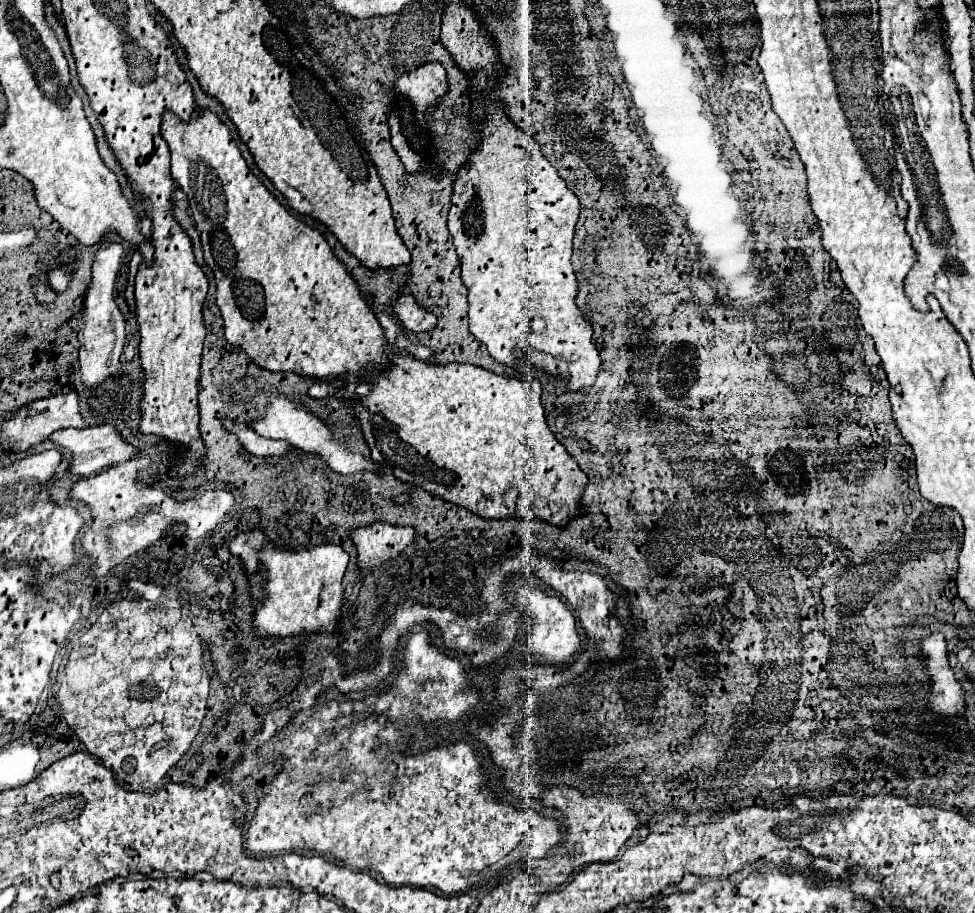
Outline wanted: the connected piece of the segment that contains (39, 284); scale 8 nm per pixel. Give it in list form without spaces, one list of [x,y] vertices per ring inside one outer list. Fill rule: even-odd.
[[[33,279],[31,283],[33,283],[33,289],[35,289],[37,303],[41,303],[41,305],[53,305],[55,303],[57,293],[51,289],[49,283],[43,283],[43,281],[37,281],[37,279]]]

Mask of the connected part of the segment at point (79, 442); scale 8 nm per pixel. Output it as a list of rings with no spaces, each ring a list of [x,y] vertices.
[[[101,425],[101,427],[85,427],[85,429],[65,429],[49,435],[49,441],[55,447],[63,447],[69,451],[69,473],[71,475],[95,475],[99,469],[105,469],[115,463],[129,461],[135,455],[135,449],[125,443],[113,425]]]

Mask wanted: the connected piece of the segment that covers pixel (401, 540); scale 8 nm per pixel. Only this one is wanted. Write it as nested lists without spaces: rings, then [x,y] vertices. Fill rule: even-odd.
[[[375,521],[365,527],[349,529],[349,537],[357,547],[359,569],[375,571],[381,563],[397,559],[405,547],[415,541],[415,529]]]

